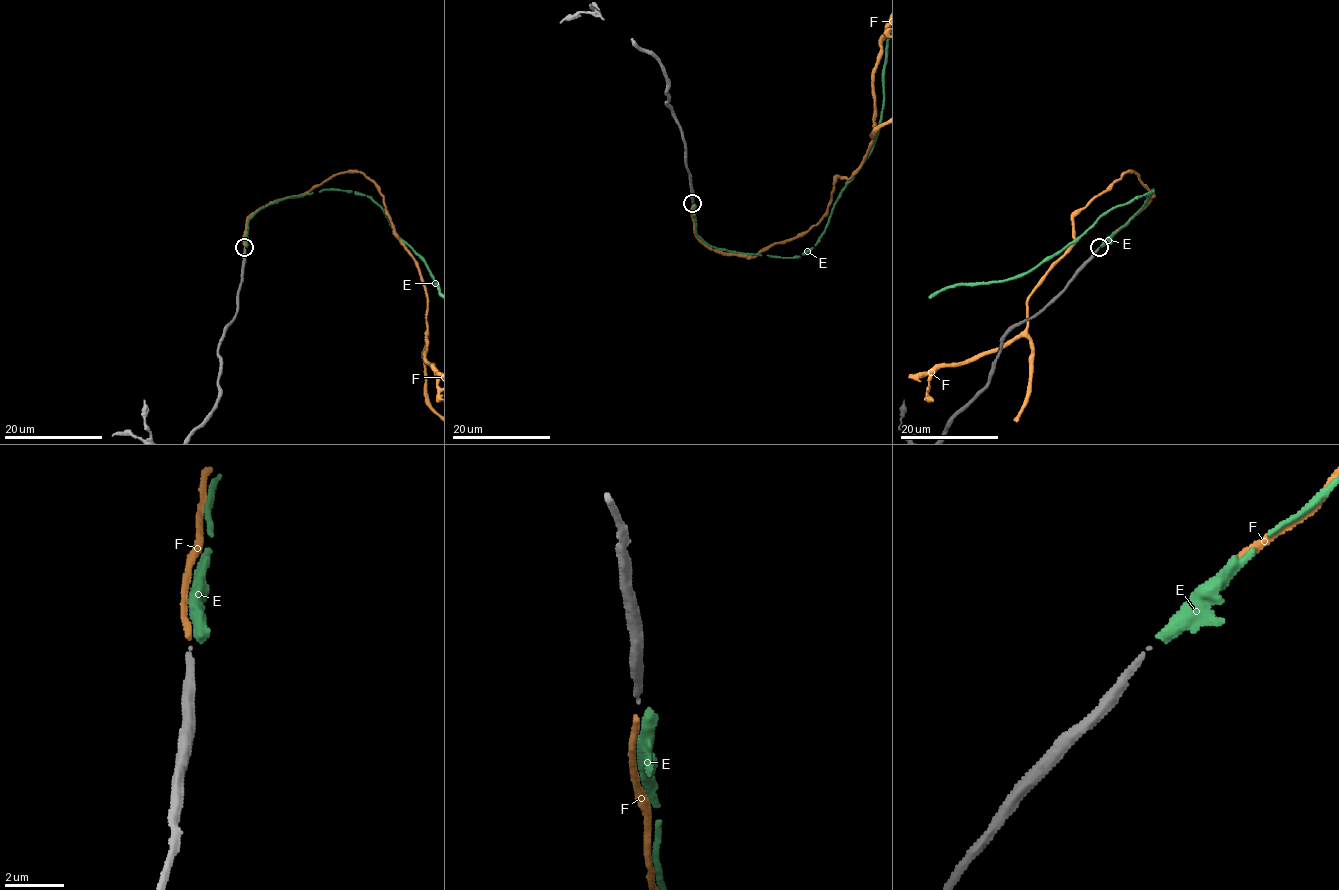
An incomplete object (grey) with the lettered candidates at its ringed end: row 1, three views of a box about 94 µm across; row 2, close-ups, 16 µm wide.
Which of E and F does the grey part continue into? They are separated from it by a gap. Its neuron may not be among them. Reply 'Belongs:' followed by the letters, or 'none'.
Belongs: F

